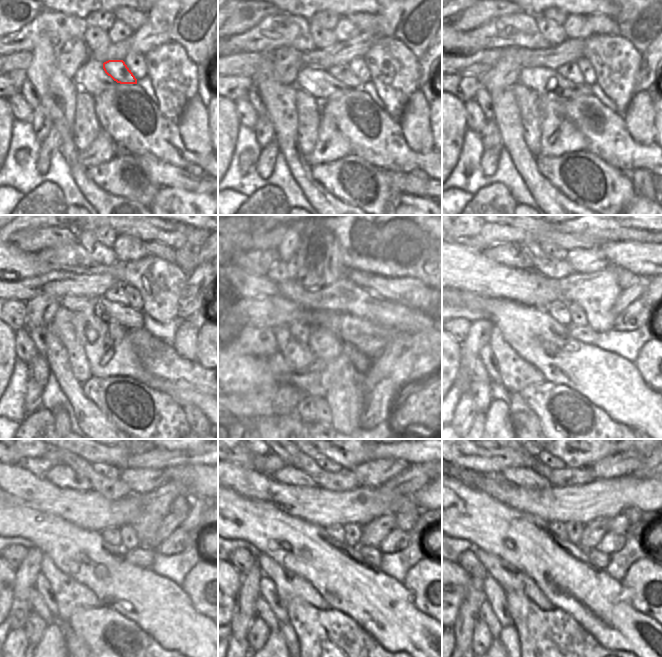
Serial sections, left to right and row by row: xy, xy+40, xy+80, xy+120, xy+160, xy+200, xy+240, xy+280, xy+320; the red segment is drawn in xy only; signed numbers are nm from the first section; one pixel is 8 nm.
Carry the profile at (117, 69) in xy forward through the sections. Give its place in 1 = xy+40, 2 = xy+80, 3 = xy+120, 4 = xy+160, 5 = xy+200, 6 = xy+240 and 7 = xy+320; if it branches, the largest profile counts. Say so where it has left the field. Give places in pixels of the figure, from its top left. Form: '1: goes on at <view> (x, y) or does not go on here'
1: goes on at xy+40 (343, 72)
2: goes on at xy+80 (569, 71)
3: goes on at xy+120 (117, 294)
4: goes on at xy+160 (332, 308)
5: goes on at xy+200 (559, 310)
6: goes on at xy+240 (111, 534)
7: goes on at xy+320 (559, 528)

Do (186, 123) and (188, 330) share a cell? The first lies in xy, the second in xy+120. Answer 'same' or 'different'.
same

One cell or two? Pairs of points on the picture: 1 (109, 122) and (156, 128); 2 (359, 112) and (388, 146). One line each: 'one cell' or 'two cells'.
1: one cell
2: one cell

